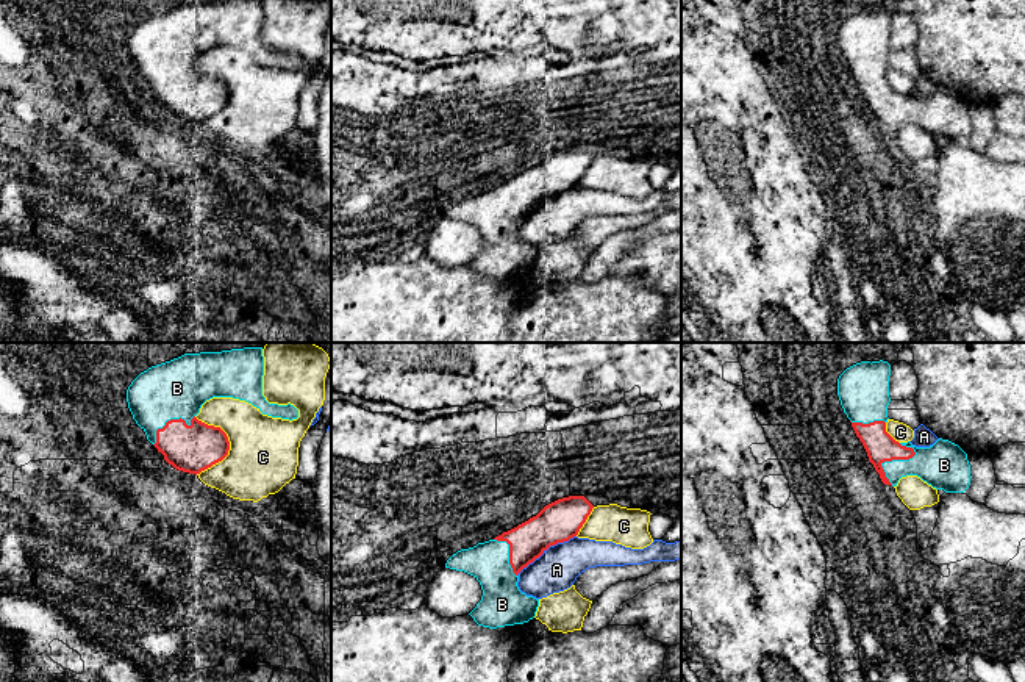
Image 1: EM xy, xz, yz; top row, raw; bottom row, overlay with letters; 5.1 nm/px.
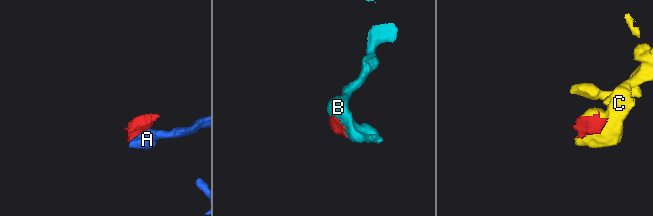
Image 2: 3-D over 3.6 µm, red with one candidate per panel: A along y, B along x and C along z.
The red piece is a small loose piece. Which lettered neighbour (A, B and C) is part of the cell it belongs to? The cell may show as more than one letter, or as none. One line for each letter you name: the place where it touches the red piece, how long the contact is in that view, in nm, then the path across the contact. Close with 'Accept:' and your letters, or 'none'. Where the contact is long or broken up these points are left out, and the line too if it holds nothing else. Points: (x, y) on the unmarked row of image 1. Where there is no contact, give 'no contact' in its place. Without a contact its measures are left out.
B: contact yz (891, 110); length 240 nm
Accept: B

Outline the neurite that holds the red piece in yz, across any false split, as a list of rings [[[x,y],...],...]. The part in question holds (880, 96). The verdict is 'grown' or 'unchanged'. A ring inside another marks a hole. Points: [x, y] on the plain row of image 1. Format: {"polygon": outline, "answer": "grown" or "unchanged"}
{"polygon": [[[861,11],[847,17],[838,28],[838,45],[844,63],[862,92],[869,111],[884,135],[897,136],[906,125],[917,125],[936,139],[964,142],[970,135],[967,103],[955,92],[939,88],[930,97],[916,97],[909,91],[898,92],[886,81],[891,14],[888,11]]], "answer": "grown"}

